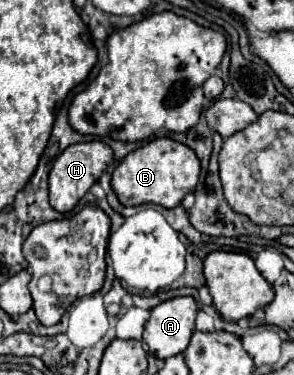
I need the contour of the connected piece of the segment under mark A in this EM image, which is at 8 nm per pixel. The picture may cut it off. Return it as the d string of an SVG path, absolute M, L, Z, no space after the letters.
M176 297L154 307L142 337L150 353L158 359L182 353L192 337L196 313L198 305L192 297Z

